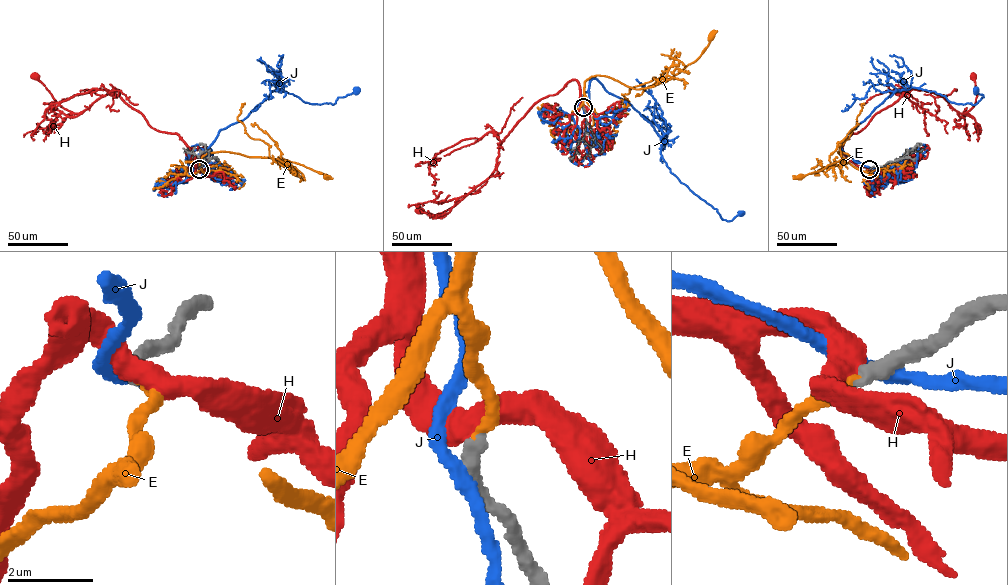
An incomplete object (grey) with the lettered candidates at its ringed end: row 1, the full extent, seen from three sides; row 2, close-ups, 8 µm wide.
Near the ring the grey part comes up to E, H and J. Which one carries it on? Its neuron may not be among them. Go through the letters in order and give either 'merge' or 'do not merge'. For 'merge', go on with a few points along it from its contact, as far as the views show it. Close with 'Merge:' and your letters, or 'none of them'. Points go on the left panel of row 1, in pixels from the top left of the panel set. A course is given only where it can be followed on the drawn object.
E: merge; it runs (199, 168), (200, 160), (207, 153), (228, 151), (249, 157), (282, 158), (326, 176)
H: do not merge
J: do not merge
Merge: E

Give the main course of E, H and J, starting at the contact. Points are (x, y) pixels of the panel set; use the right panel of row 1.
E: (869, 168), (862, 171), (855, 168), (839, 151), (851, 157), (800, 176)
H: (869, 168), (843, 152), (843, 142), (852, 133), (905, 90), (931, 91), (965, 113), (975, 102), (973, 76)
J: (870, 168), (848, 156), (841, 143), (893, 93), (916, 88), (975, 104), (983, 97), (975, 90)

